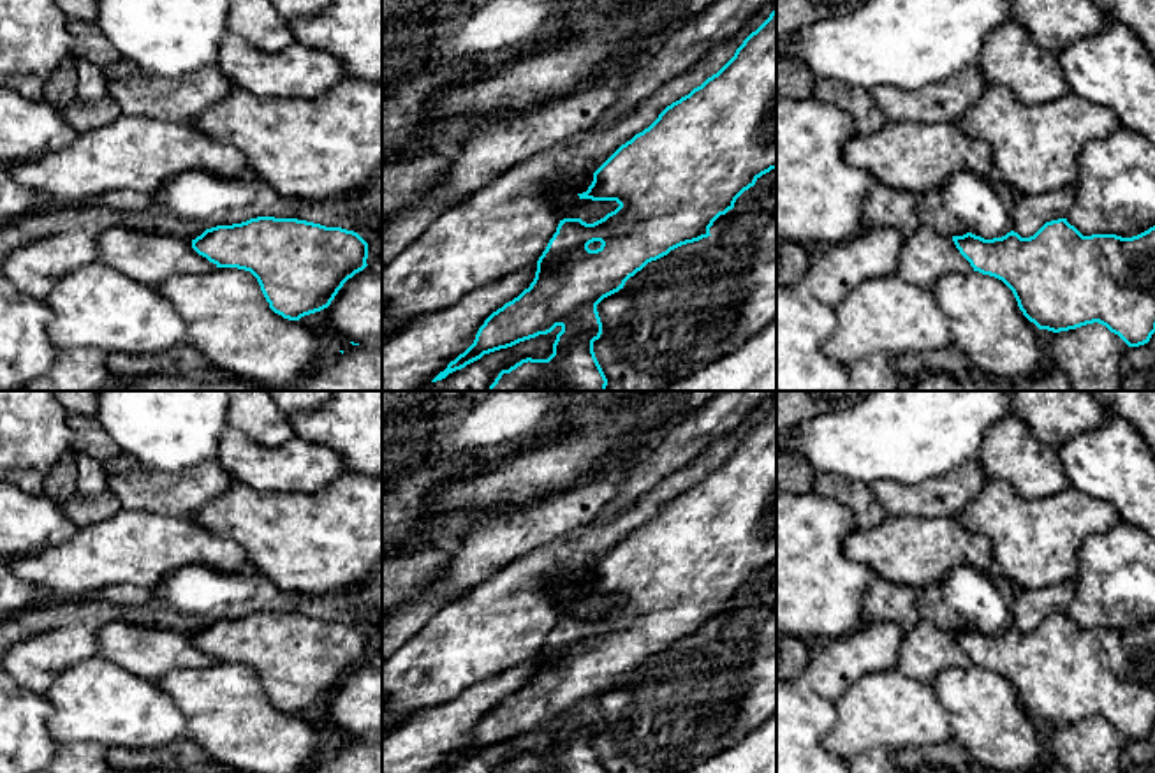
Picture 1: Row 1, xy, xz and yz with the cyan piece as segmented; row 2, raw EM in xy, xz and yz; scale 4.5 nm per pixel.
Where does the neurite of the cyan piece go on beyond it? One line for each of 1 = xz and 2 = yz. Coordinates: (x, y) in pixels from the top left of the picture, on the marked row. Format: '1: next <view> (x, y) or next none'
1: next none
2: next none

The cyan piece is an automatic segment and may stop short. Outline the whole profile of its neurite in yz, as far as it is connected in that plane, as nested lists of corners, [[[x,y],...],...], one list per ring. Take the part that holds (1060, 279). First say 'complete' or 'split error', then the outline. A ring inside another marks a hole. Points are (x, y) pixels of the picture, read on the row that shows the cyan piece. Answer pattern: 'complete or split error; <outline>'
complete; [[[1058,218],[1046,222],[1030,238],[1021,238],[1014,231],[993,239],[967,232],[953,236],[953,241],[974,271],[998,278],[1012,291],[1023,315],[1039,329],[1060,333],[1099,322],[1129,347],[1148,343],[1155,333],[1155,225],[1132,238],[1083,236],[1067,218]]]

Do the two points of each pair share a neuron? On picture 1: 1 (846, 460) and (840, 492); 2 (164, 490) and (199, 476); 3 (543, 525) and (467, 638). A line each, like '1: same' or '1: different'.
1: different
2: same
3: different

